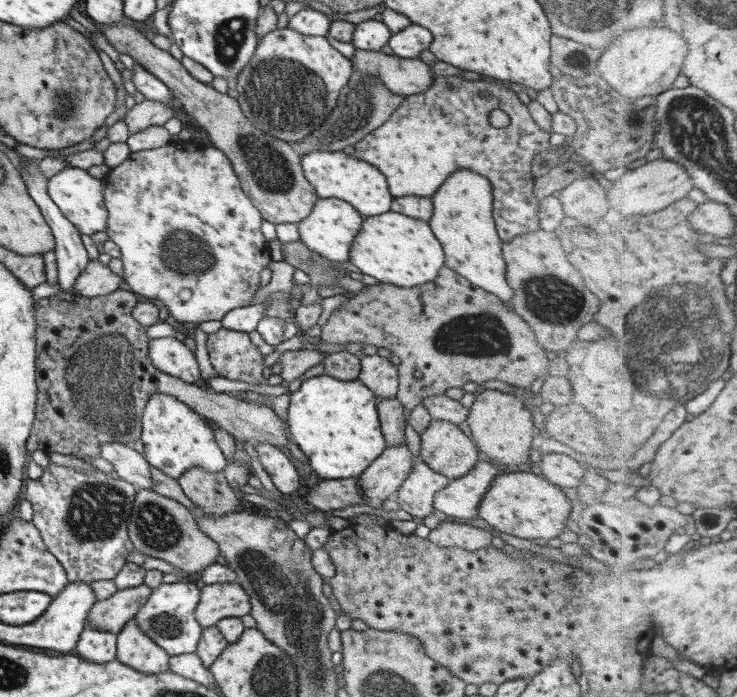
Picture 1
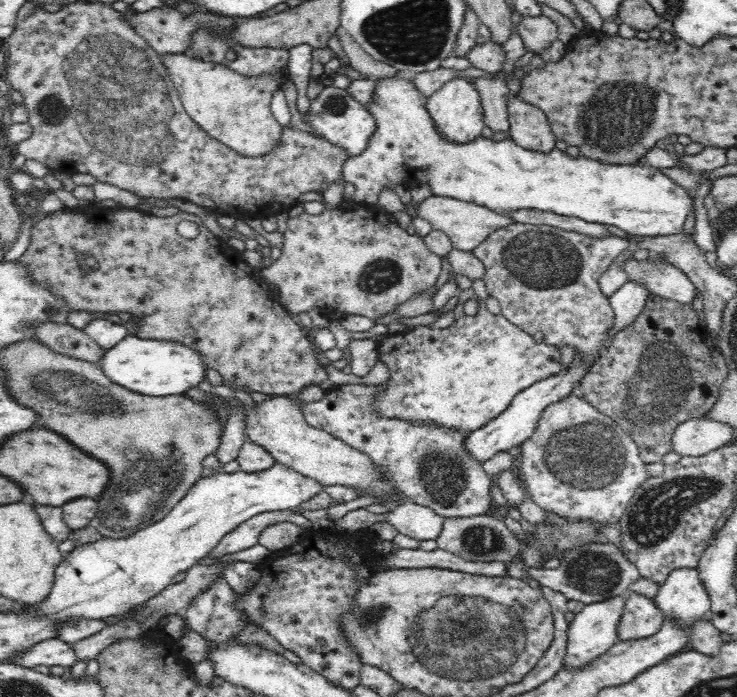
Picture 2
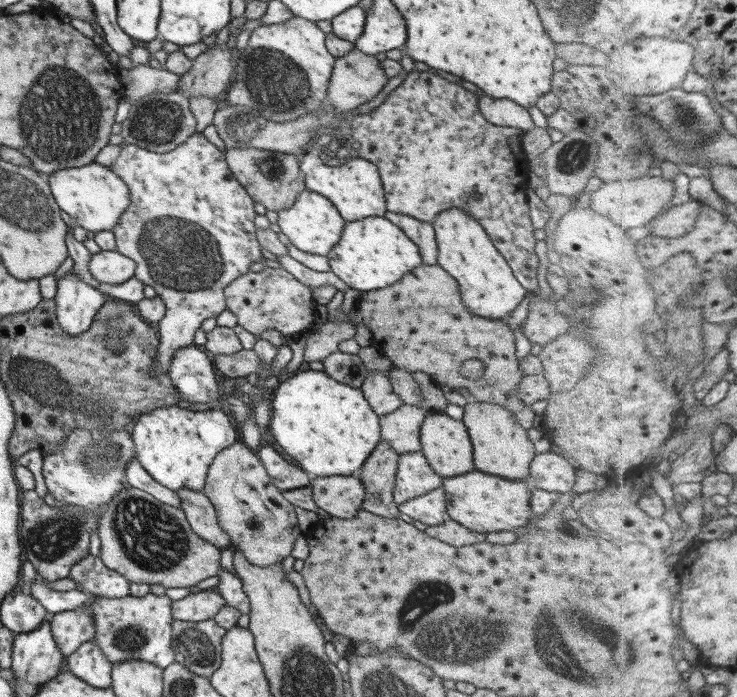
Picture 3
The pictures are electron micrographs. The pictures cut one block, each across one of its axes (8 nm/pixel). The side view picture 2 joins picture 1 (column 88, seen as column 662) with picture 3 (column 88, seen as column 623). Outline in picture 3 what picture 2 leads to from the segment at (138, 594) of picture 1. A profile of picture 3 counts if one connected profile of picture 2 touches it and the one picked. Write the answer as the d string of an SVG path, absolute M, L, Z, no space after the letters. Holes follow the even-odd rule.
M75 608L53 615L49 615L51 620L51 636L61 652L61 656L66 657L71 654L80 644L91 641L95 635L95 623L93 612L85 608Z

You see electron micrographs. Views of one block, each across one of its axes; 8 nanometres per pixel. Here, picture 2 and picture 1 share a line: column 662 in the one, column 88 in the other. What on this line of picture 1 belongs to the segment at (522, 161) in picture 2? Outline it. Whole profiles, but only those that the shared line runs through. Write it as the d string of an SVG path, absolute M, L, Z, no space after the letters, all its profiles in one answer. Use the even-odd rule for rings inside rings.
M69 166L47 179L46 191L49 198L80 234L89 235L105 230L107 211L103 202L101 181L103 180L91 177L83 169Z

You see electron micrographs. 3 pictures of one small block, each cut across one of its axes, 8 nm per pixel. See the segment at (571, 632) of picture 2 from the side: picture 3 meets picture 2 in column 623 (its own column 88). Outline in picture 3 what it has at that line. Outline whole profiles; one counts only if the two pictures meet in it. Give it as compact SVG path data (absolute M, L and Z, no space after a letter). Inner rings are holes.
M36 573L29 588L30 595L49 615L75 608L91 610L95 623L95 635L92 641L95 642L95 646L99 646L103 656L112 665L123 660L141 660L164 669L175 660L171 646L171 600L165 594L157 596L147 593L141 598L129 595L123 598L103 598L93 597L75 589L61 592L51 590L49 581Z

